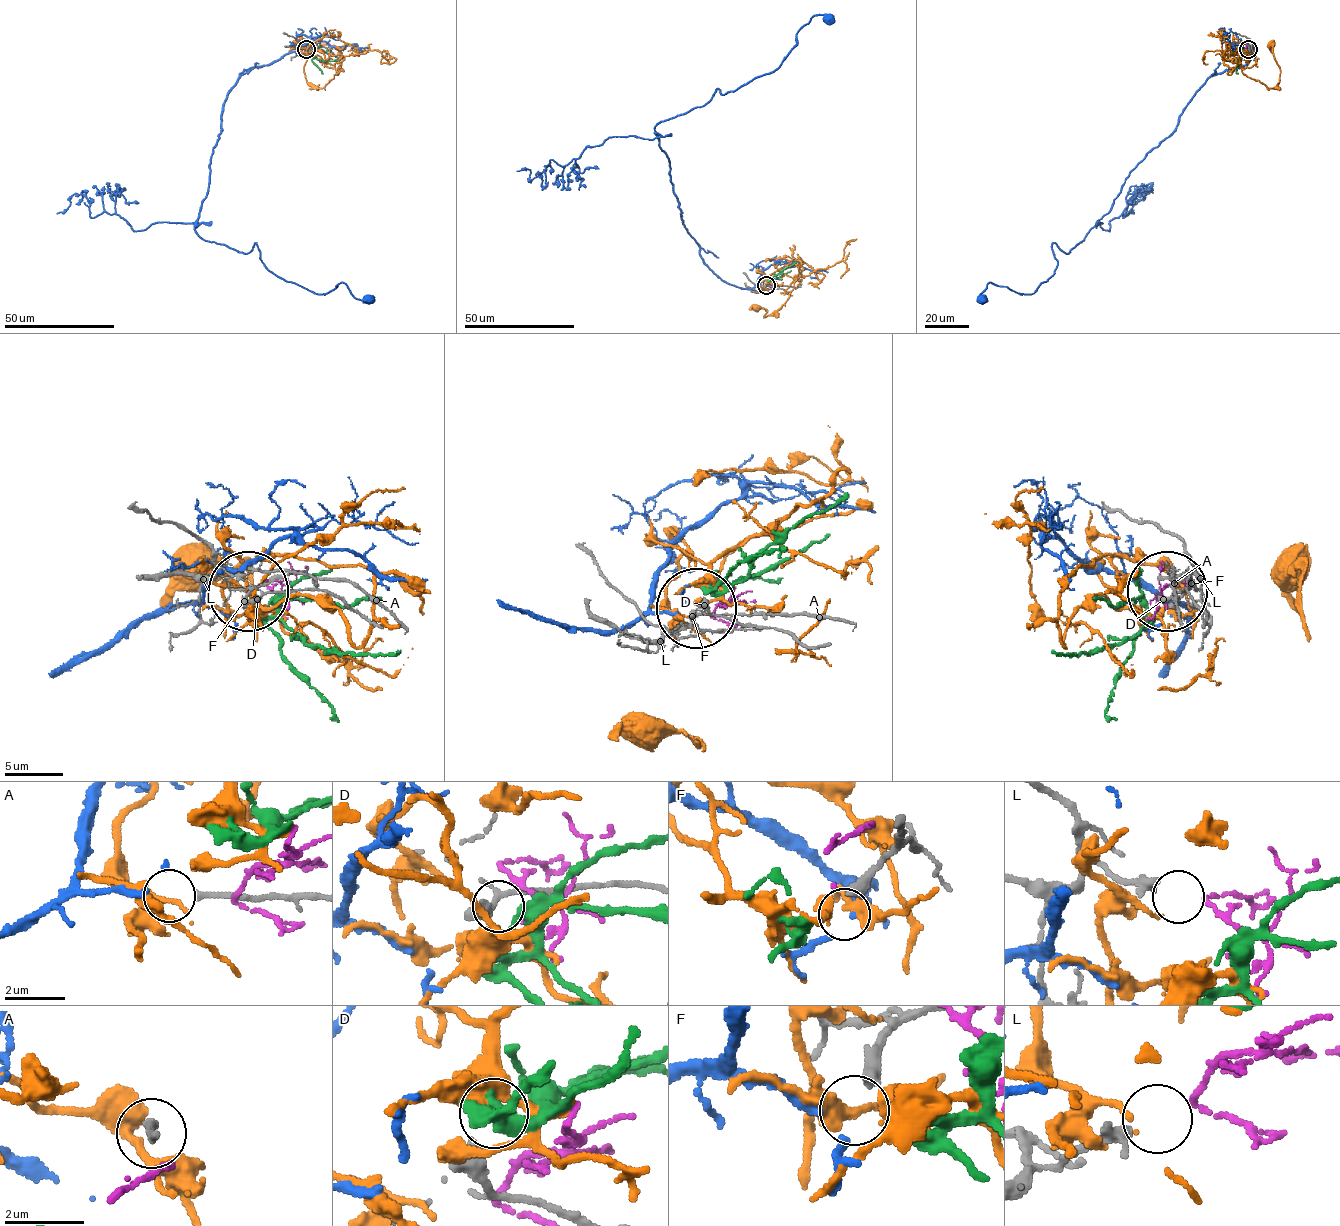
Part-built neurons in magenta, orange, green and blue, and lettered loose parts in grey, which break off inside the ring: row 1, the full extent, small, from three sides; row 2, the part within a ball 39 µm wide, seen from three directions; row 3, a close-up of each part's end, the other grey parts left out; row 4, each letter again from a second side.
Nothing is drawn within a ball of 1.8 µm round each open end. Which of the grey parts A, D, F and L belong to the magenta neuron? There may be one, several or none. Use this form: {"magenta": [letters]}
{"magenta": ["L"]}

